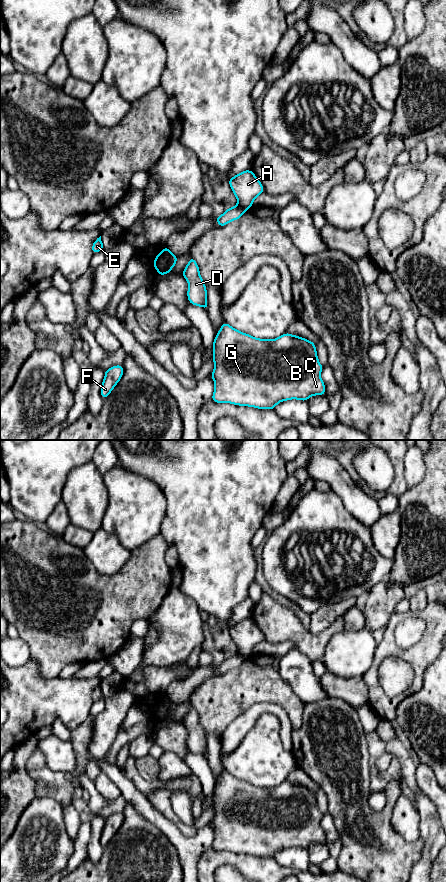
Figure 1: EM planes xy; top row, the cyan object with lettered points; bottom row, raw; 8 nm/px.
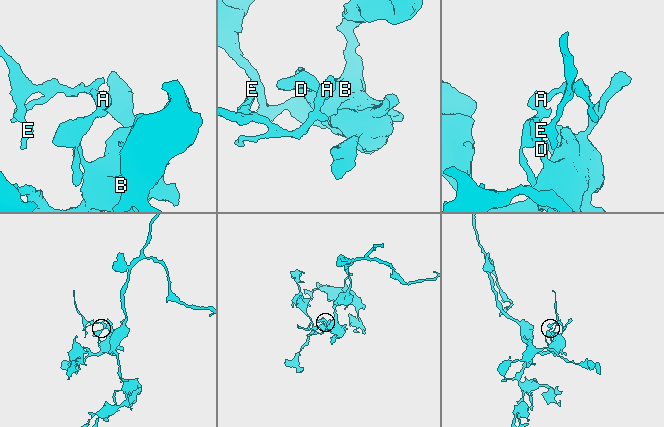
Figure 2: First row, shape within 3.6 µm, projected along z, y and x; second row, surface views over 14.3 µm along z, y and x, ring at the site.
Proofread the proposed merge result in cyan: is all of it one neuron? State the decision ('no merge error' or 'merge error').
merge error

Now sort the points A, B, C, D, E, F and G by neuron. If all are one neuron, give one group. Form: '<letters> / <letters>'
A E / B C D F G

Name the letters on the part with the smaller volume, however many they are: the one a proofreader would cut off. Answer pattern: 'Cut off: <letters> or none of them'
Cut off: A, E

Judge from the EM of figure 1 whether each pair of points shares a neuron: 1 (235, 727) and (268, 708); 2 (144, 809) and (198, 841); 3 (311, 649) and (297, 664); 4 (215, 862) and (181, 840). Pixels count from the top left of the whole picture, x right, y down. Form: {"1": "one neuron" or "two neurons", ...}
{"1": "one neuron", "2": "one neuron", "3": "two neurons", "4": "two neurons"}

